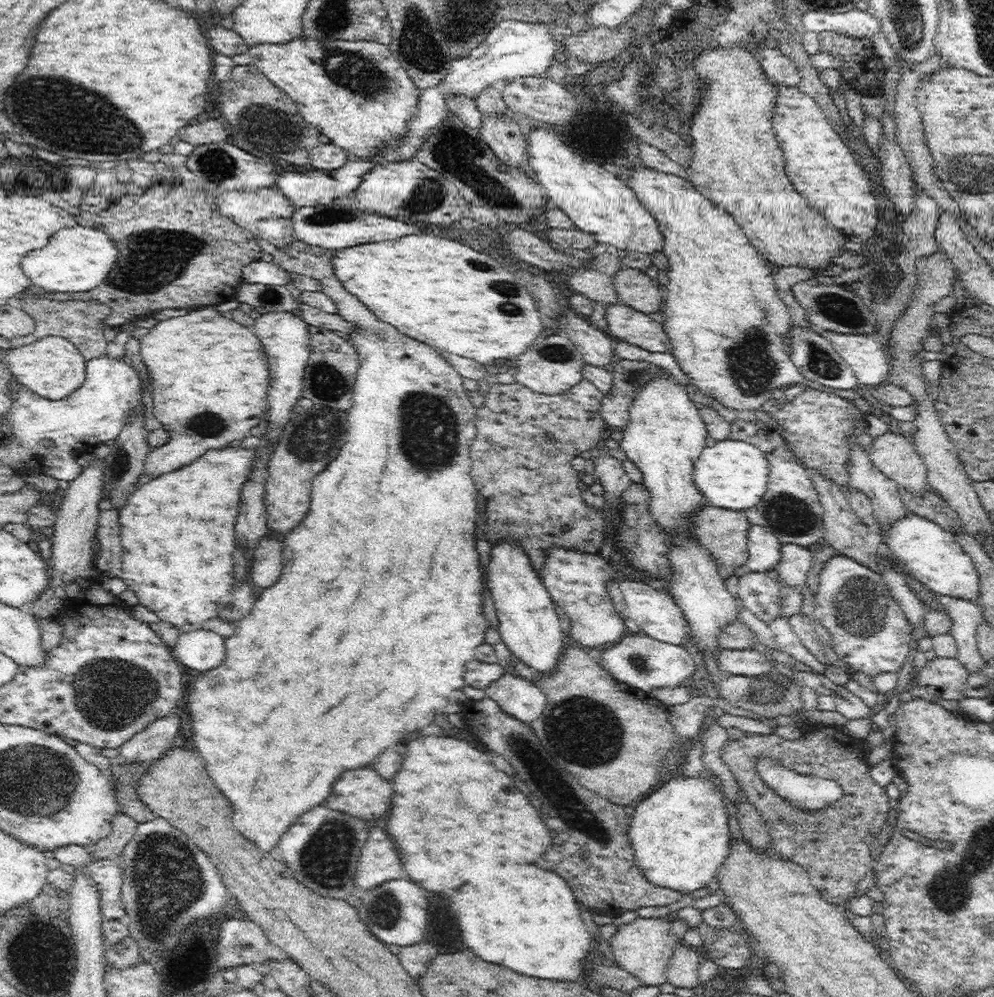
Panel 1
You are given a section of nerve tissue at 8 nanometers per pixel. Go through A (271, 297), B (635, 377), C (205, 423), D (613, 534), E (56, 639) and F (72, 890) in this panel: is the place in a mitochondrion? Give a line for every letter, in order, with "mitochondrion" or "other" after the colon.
A: mitochondrion
B: mitochondrion
C: mitochondrion
D: other
E: other
F: other

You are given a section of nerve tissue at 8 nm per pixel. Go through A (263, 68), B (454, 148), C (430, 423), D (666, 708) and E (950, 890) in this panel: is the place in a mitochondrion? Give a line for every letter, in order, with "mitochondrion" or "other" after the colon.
A: other
B: mitochondrion
C: mitochondrion
D: other
E: mitochondrion

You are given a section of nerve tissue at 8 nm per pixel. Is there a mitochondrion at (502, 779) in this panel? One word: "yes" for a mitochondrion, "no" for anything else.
no

